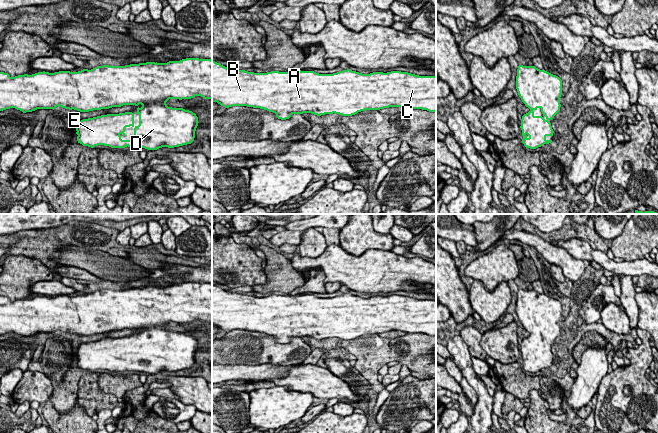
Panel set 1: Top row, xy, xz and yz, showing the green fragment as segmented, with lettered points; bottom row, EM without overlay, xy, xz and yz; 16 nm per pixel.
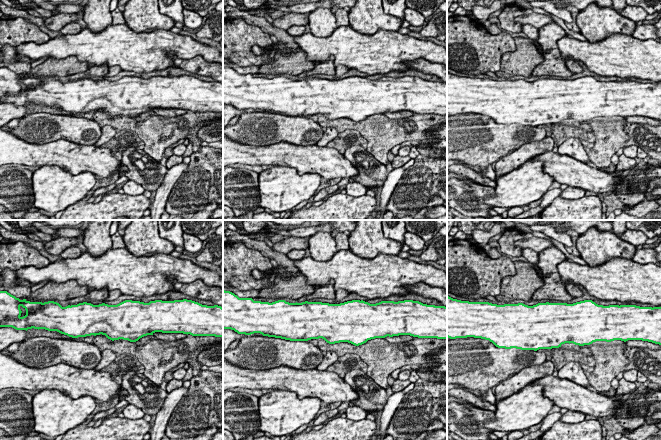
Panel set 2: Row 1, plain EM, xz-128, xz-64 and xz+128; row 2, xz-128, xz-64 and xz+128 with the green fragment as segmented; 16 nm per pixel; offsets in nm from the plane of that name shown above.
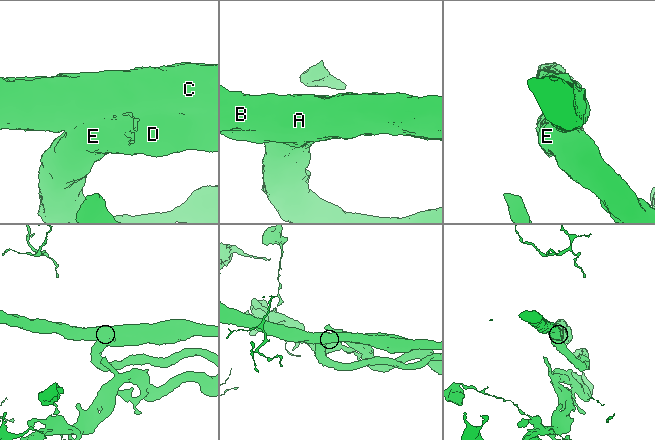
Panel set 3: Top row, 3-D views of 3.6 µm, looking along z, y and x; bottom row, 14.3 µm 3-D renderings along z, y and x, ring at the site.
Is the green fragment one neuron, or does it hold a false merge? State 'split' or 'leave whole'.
leave whole

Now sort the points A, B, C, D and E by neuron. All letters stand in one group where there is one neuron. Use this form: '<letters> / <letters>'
A B C D E

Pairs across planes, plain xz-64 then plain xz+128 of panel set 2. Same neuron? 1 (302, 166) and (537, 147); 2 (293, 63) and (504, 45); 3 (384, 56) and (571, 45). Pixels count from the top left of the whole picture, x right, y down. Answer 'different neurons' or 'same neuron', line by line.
1: different neurons
2: different neurons
3: same neuron

